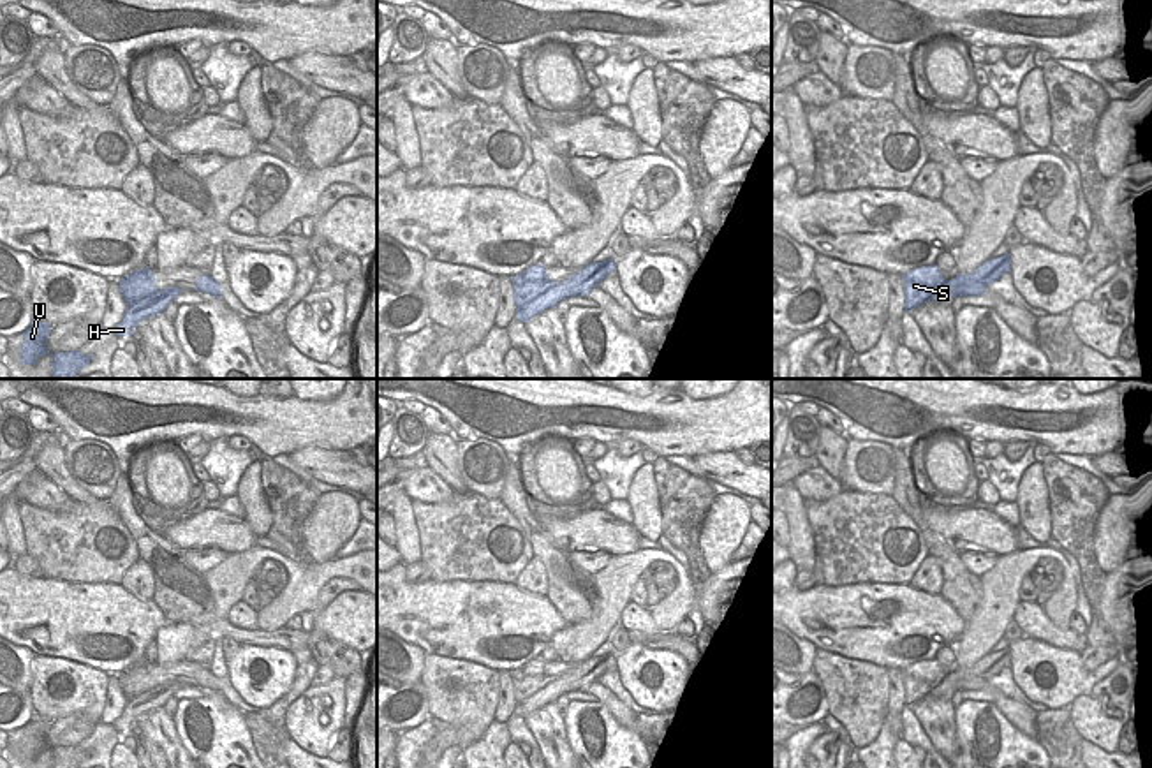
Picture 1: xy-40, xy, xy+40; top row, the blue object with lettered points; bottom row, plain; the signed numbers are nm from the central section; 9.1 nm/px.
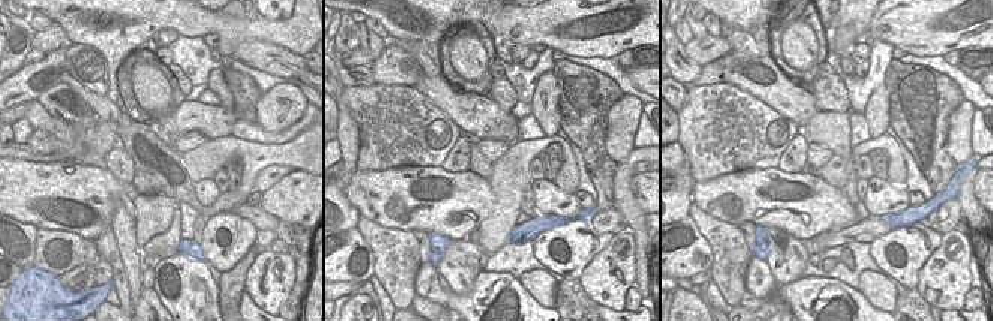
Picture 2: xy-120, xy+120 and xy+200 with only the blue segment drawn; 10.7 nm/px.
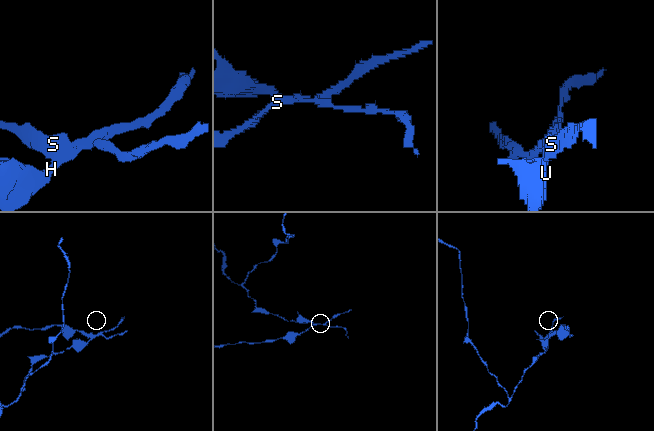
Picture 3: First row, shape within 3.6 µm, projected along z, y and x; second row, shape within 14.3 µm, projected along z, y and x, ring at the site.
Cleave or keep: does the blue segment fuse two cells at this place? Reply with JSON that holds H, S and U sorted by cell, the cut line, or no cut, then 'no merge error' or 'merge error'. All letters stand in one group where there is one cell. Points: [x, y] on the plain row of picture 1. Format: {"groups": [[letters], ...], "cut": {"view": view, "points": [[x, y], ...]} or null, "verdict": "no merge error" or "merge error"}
{"groups": [["H", "U"], ["S"]], "cut": {"view": "xy", "points": [[553, 679], [518, 705]]}, "verdict": "merge error"}

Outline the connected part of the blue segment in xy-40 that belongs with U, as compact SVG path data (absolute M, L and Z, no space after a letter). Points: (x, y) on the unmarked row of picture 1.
M35 710L32 719L19 729L23 729L21 738L21 759L35 759L44 749L53 750L53 768L78 768L83 761L90 757L90 749L81 749L79 745L70 747L49 747L46 742L48 729L53 720L39 715Z

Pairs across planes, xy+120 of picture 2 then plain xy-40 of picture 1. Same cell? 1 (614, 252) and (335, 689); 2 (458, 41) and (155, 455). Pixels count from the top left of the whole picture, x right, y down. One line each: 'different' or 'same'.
1: same
2: same

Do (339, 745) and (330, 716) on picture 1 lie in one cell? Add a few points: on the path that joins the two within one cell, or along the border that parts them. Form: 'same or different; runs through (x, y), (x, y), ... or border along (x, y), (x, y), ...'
different; border along (342, 726), (328, 749)

